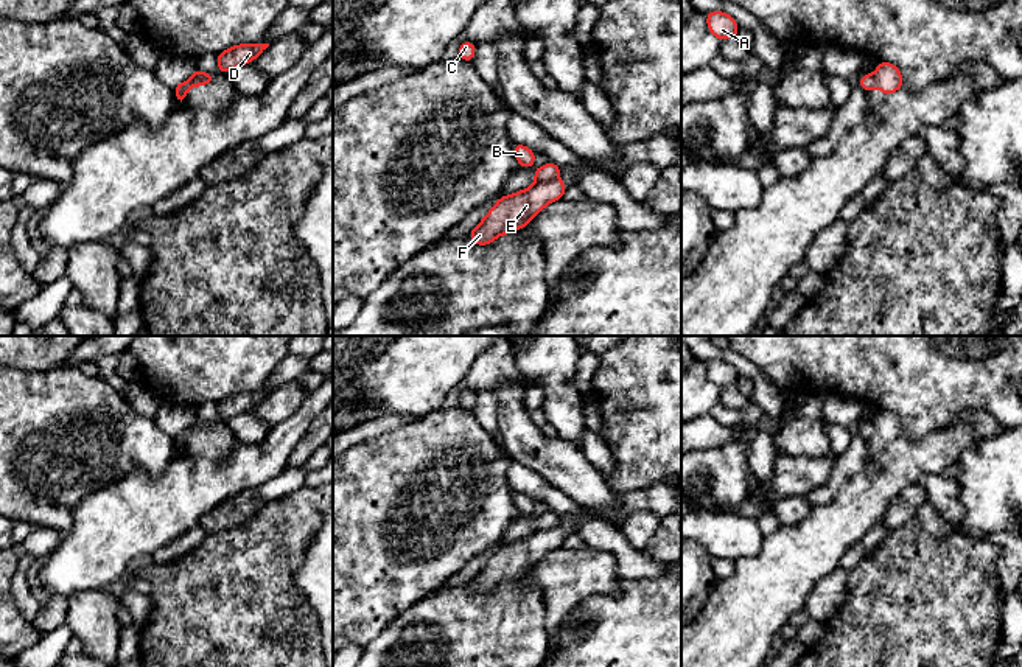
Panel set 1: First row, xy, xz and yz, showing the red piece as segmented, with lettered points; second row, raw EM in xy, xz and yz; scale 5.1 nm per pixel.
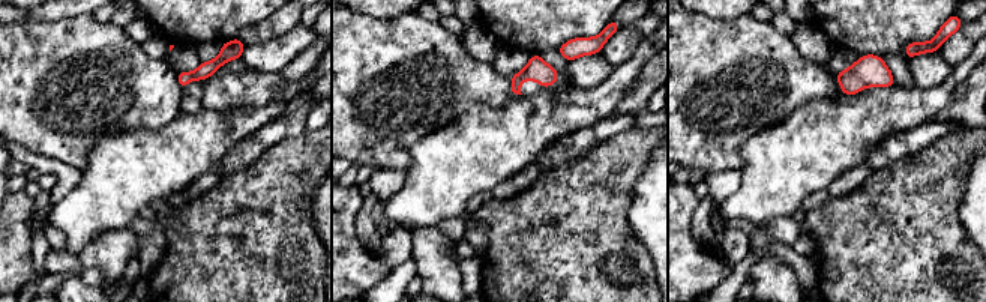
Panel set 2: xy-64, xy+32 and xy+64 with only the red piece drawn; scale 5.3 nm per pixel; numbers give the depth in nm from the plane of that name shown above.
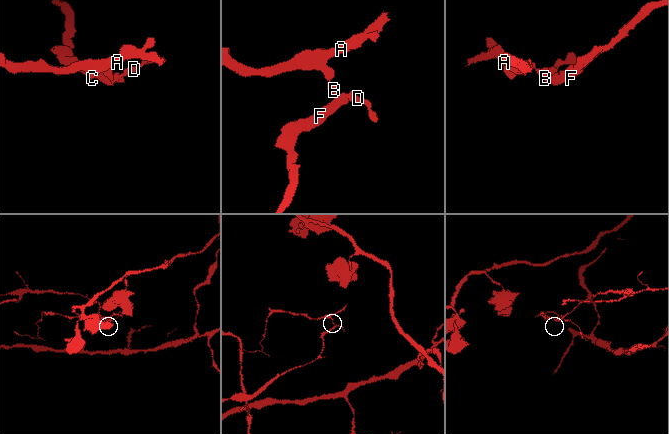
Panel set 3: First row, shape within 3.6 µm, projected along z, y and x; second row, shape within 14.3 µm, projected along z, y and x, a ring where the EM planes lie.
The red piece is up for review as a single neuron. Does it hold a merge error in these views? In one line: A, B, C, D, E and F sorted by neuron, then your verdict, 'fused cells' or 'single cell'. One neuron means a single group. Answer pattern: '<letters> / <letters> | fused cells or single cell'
A B C D / E F | fused cells

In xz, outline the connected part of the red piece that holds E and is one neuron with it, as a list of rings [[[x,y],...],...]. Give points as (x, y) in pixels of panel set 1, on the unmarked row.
[[[558,527],[537,529],[526,538],[501,544],[487,564],[470,580],[471,589],[485,594],[501,583],[523,577],[548,552],[563,547],[566,535]]]

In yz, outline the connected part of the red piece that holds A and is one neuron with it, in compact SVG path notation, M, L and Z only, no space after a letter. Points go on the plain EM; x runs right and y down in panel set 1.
M722 359L708 361L706 370L708 370L708 378L719 389L723 389L728 386L737 386L739 375L730 362Z

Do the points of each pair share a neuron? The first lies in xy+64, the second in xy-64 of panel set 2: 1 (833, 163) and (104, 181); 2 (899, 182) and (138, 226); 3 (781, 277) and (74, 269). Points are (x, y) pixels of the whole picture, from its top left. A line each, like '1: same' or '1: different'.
1: same
2: different
3: different

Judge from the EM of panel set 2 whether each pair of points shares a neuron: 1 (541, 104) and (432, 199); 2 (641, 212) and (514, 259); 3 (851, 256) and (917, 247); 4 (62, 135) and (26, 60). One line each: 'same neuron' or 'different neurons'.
1: same neuron
2: different neurons
3: same neuron
4: same neuron

